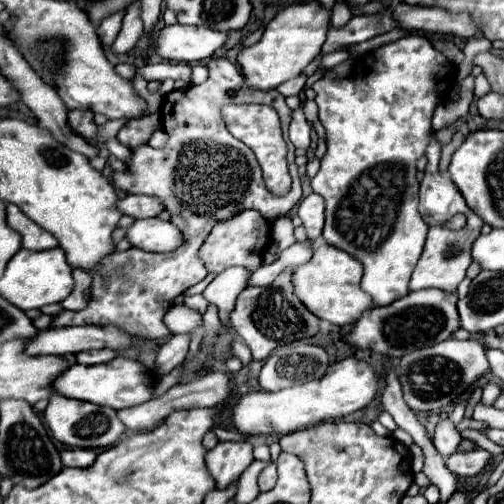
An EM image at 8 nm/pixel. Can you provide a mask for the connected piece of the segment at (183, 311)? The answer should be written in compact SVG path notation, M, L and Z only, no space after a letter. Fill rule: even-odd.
M175 304L167 316L165 316L167 328L173 334L185 334L185 332L195 332L203 326L203 314L195 308L189 308L187 304Z

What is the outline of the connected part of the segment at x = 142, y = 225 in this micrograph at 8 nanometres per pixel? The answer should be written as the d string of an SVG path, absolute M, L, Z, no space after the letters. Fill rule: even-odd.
M161 218L135 220L127 230L127 238L131 246L147 252L173 252L183 244L181 230Z

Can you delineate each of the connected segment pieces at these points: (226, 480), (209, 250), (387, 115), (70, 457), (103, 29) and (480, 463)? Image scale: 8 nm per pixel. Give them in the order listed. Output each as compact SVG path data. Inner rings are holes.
M219 442L207 452L205 462L217 488L223 490L253 462L253 446L249 442Z
M241 210L233 218L219 222L211 230L205 244L199 250L199 258L203 260L207 270L215 272L215 274L221 274L225 268L231 268L231 266L245 266L253 272L259 268L261 254L263 254L263 248L267 246L269 238L271 238L271 232L269 232L267 220L255 210Z
M405 36L361 56L347 78L321 78L311 86L317 94L315 102L319 104L319 120L325 126L327 140L321 168L311 180L313 192L325 200L323 240L363 262L365 274L361 288L373 298L375 306L387 306L409 292L407 282L427 238L427 224L417 210L417 160L427 150L433 132L433 112L447 100L455 78L457 68L427 38Z
M63 450L61 460L63 466L77 466L77 468L87 468L95 462L97 454L93 450Z
M119 10L119 12L113 12L109 14L107 18L103 18L97 26L97 34L101 38L101 42L105 46L111 46L113 40L117 38L119 30L121 30L121 22L123 22L123 16L125 16L125 10Z
M477 448L471 452L455 452L445 462L453 474L465 478L465 476L475 476L475 474L483 472L491 464L491 460L493 460L493 456L489 452Z

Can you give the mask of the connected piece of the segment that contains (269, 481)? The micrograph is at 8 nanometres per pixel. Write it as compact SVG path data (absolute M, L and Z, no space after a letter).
M269 464L269 466L263 468L261 474L259 474L259 490L261 490L261 492L267 492L267 490L271 490L271 488L275 486L275 482L277 482L275 464Z

